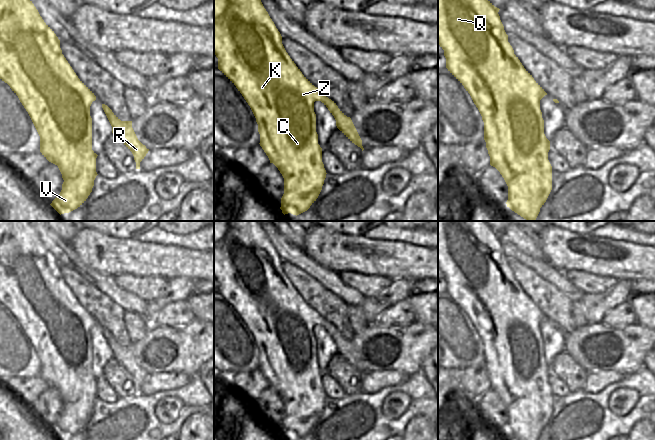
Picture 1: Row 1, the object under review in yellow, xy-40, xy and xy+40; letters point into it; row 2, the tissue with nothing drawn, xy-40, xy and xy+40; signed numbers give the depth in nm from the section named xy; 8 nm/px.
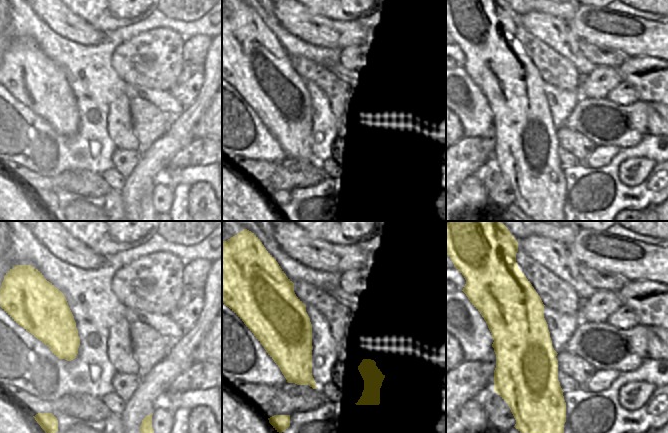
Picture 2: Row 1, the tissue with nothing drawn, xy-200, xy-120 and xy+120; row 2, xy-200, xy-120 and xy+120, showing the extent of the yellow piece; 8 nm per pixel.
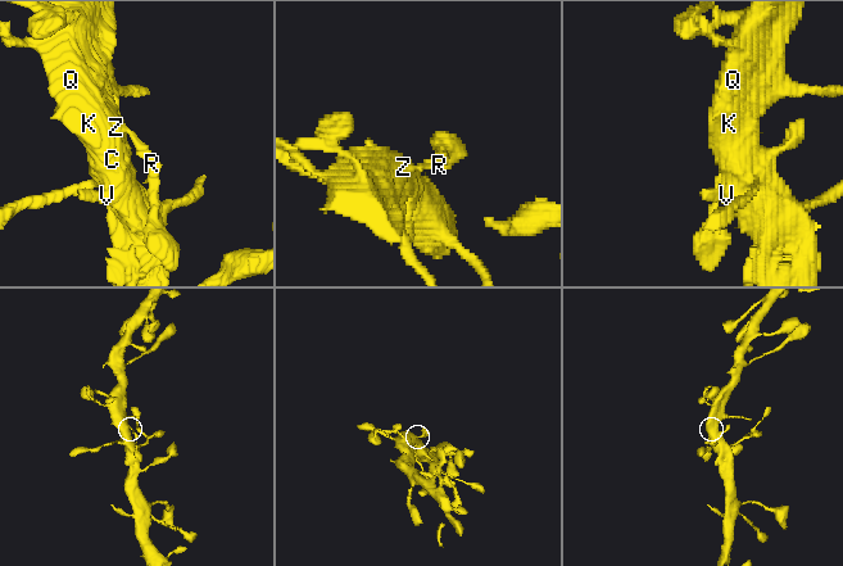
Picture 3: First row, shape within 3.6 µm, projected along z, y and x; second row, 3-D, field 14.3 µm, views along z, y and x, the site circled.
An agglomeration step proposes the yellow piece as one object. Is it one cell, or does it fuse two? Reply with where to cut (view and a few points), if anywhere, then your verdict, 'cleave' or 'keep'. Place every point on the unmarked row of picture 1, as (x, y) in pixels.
no cut | keep

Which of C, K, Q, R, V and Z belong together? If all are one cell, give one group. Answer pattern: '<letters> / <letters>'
C K Q R V Z

